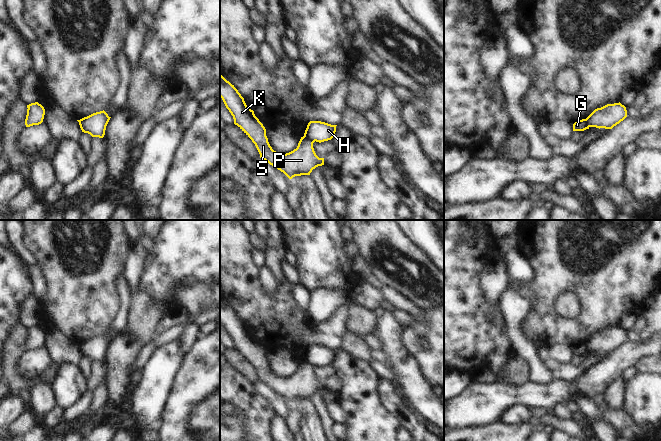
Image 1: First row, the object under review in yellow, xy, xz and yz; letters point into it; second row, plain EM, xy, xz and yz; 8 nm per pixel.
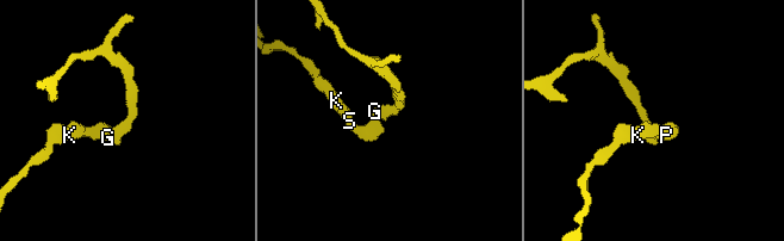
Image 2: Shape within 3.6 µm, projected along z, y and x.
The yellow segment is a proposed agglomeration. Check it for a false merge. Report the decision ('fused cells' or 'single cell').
fused cells

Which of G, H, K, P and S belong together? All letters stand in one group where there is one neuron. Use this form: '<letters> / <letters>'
G H / K P S

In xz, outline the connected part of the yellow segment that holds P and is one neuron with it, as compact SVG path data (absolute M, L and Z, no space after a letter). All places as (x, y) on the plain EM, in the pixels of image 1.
M220 298L220 321L222 322L226 332L229 334L234 343L234 348L237 349L255 368L260 382L264 383L273 391L283 396L289 403L295 400L310 399L313 393L324 389L324 382L319 382L313 372L312 365L301 361L298 370L293 375L286 378L279 378L272 373L266 360L266 353L259 343L255 340L245 327L244 322L238 314Z

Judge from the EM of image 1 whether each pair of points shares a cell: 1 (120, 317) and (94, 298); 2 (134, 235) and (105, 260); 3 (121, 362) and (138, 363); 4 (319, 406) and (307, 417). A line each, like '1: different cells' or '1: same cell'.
1: different cells
2: different cells
3: different cells
4: different cells

